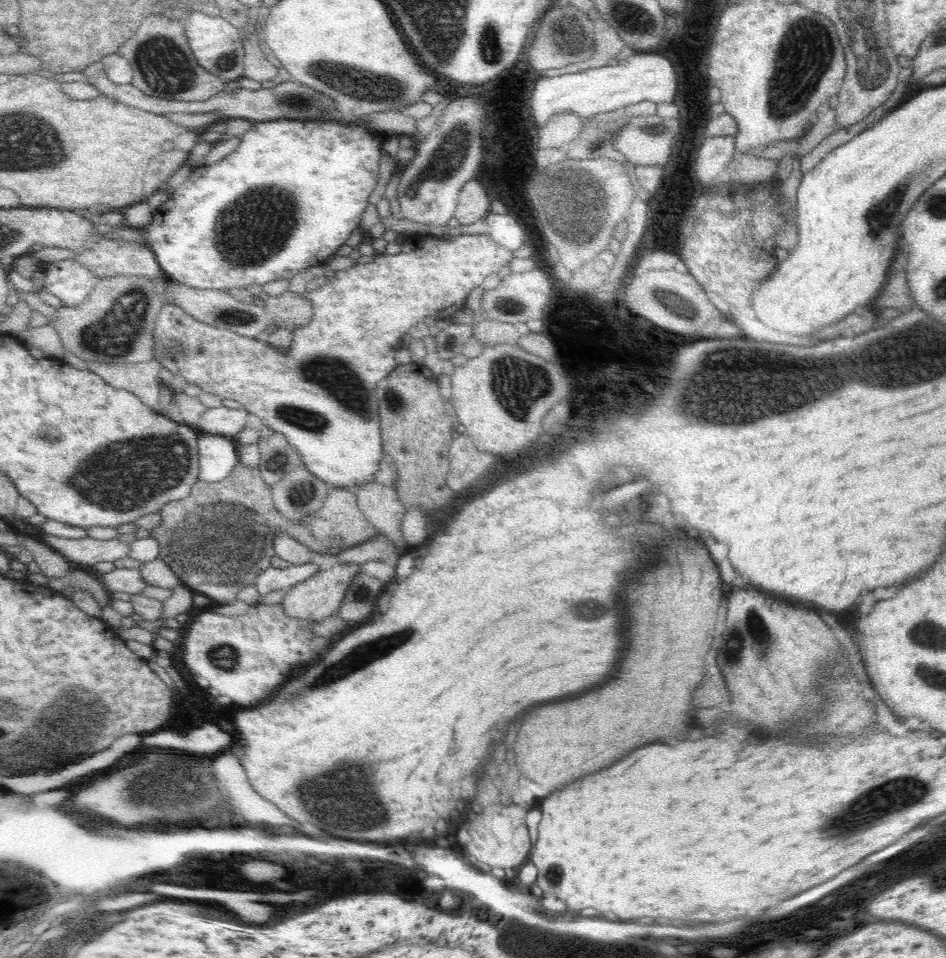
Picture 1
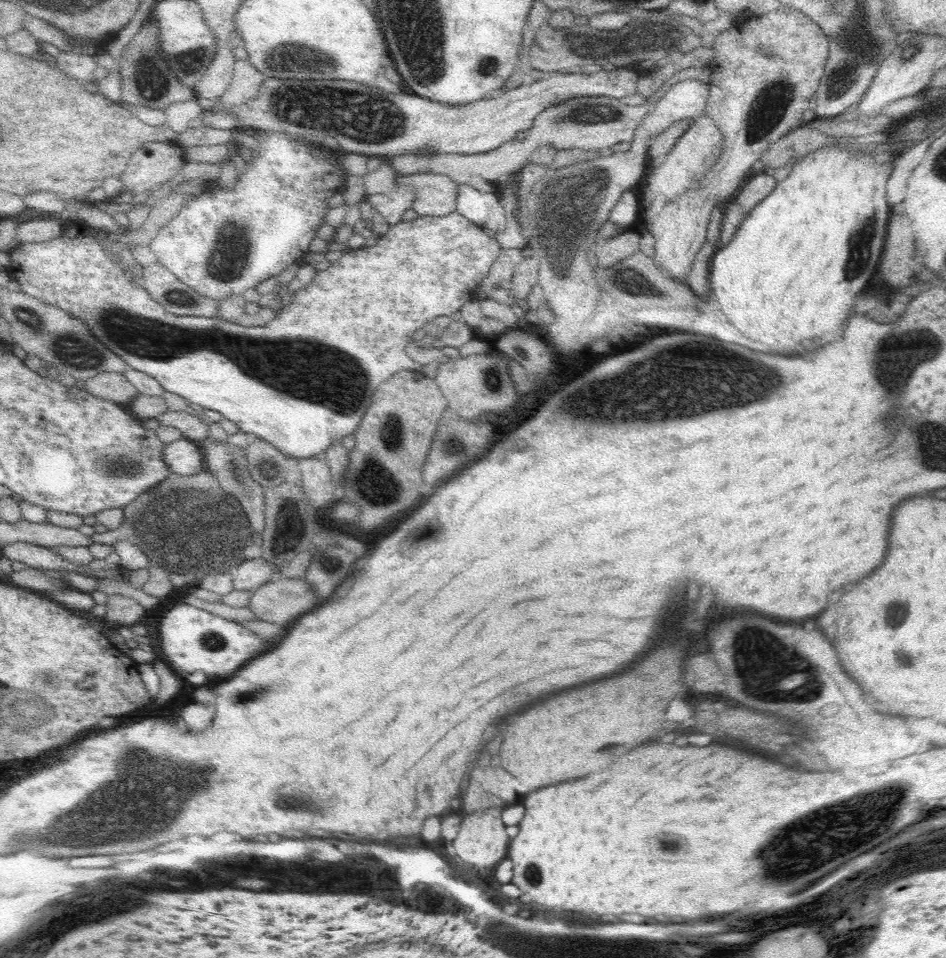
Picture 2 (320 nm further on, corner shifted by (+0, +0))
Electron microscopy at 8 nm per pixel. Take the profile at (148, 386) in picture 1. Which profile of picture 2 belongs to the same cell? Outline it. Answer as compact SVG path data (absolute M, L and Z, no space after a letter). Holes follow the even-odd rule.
M100 372L84 382L84 389L92 395L115 403L126 405L139 393L124 377L115 372Z

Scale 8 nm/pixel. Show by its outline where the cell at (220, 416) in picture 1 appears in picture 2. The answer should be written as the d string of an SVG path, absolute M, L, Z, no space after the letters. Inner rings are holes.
M166 411L154 416L159 426L170 426L178 429L185 439L193 442L208 438L208 425L187 411Z

